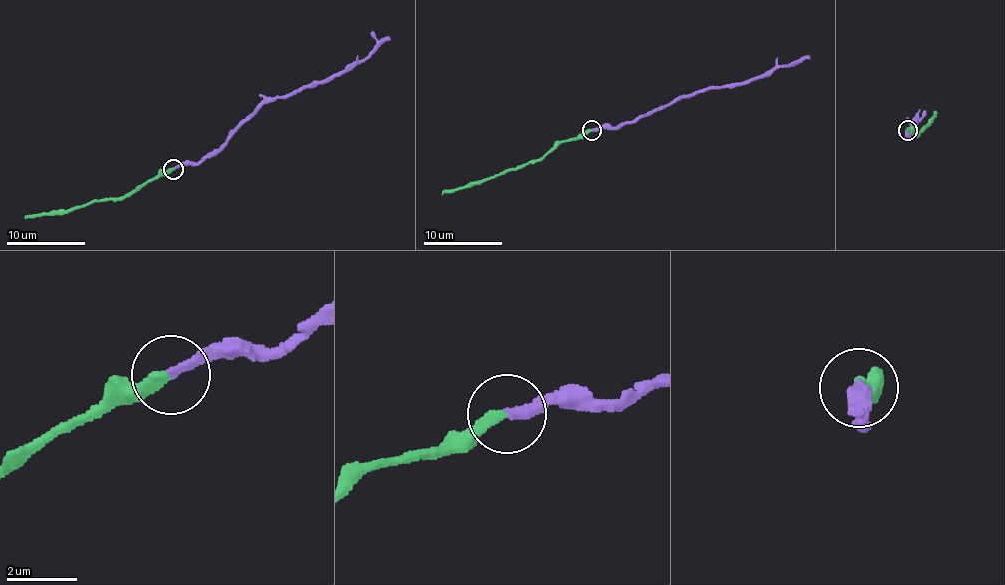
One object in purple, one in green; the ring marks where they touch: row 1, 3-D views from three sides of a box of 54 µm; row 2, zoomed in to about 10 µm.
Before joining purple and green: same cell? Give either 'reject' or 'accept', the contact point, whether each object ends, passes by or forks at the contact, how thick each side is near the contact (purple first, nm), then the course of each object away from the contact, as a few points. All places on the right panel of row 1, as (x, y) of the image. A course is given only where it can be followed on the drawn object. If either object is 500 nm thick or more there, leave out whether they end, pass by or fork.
reject | (907, 130) | purple ends | green ends | 260/300 nm | purple via (908, 130), (908, 139), (915, 118), (914, 131), (914, 122) | green via (908, 130), (910, 128), (916, 135), (933, 119), (933, 112), (937, 113)

